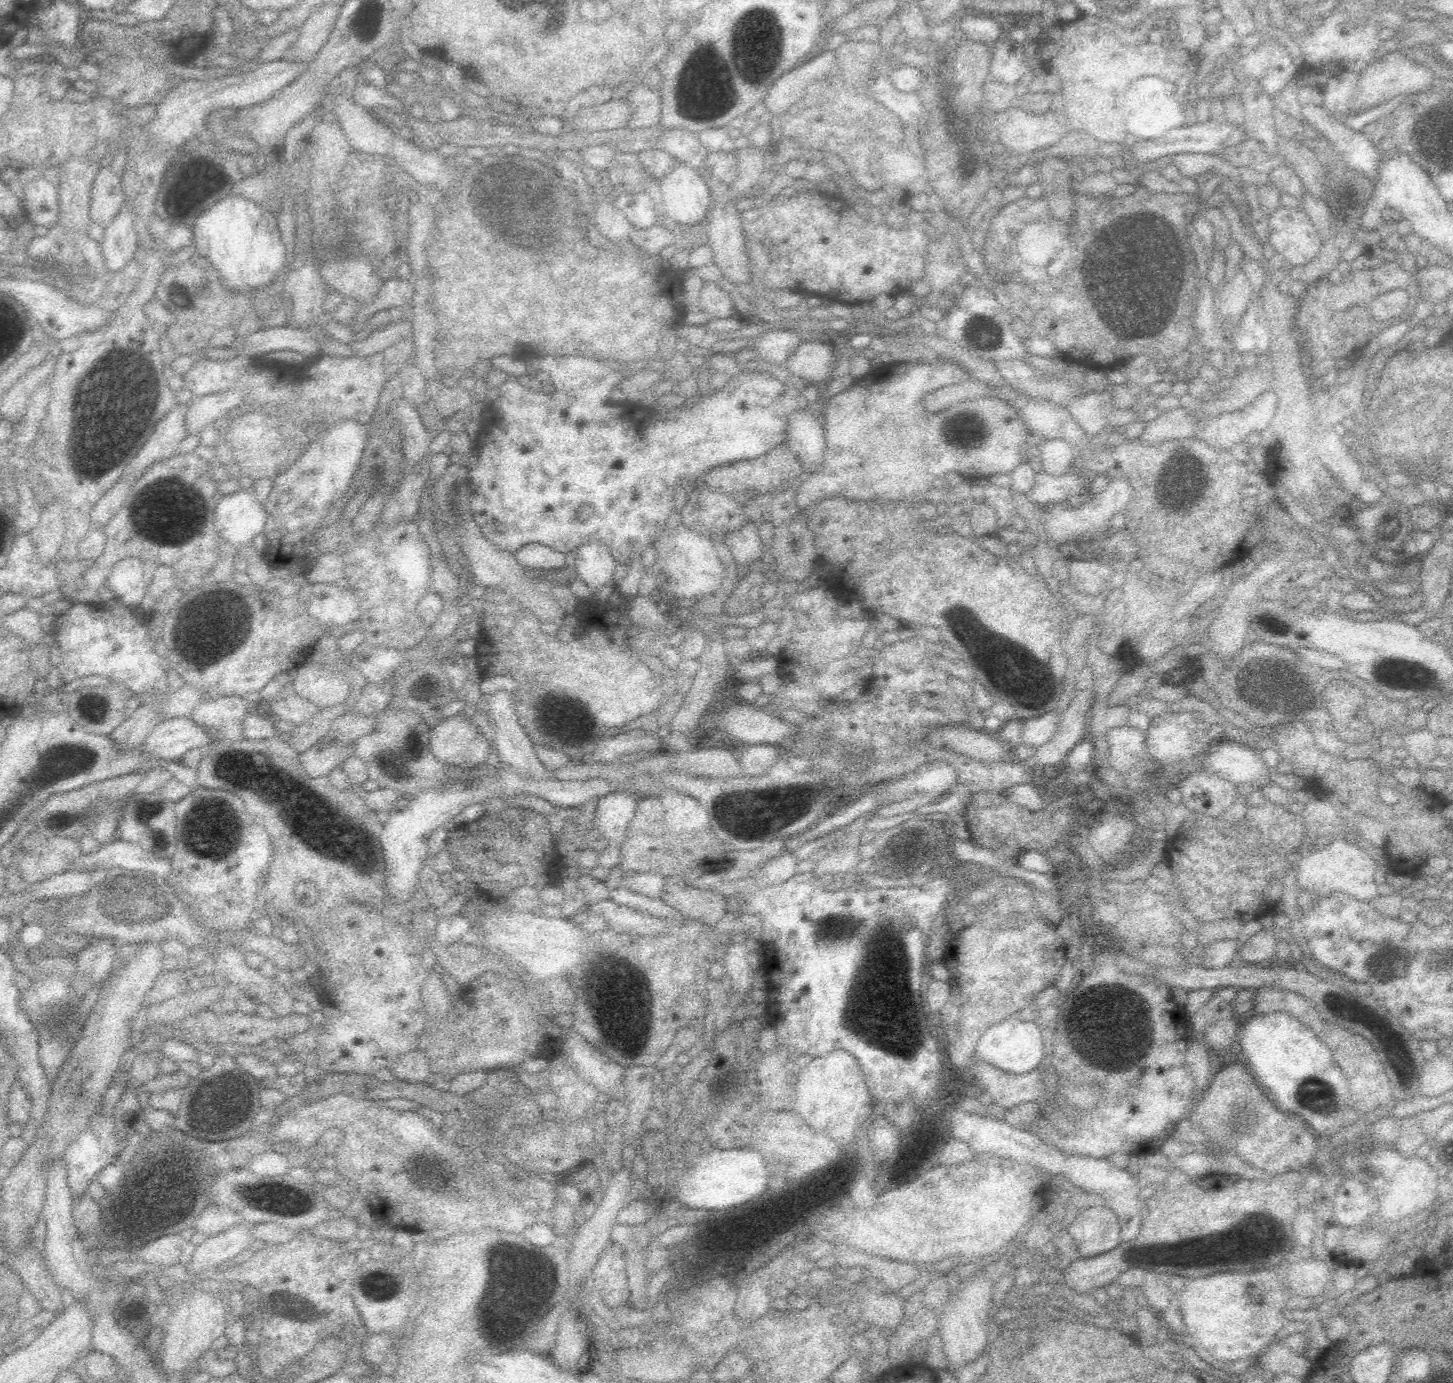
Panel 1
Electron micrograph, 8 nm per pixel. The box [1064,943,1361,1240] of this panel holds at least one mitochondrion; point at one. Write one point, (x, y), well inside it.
(1315, 1089)

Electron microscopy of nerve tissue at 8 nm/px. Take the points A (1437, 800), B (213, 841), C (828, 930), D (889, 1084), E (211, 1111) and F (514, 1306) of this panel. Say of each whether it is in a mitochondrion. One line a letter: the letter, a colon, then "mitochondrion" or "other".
A: other
B: mitochondrion
C: mitochondrion
D: other
E: mitochondrion
F: mitochondrion

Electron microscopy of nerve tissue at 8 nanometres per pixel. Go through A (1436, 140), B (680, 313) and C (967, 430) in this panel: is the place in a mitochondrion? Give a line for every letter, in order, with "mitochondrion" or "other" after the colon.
A: mitochondrion
B: other
C: mitochondrion

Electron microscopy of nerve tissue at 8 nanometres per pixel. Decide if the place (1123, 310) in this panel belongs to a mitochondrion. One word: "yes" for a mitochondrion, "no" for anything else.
yes

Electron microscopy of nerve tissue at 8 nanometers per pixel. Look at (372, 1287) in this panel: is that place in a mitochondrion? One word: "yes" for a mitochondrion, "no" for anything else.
no

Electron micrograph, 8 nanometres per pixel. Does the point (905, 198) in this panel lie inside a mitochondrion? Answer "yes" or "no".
no

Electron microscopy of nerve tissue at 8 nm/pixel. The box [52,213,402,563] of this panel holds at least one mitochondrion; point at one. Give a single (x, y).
(112, 412)

